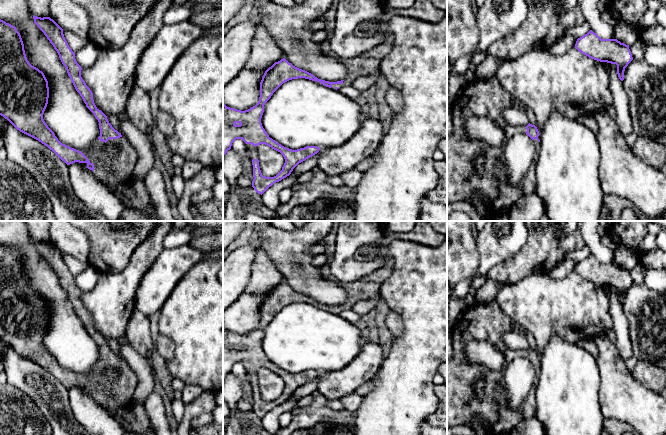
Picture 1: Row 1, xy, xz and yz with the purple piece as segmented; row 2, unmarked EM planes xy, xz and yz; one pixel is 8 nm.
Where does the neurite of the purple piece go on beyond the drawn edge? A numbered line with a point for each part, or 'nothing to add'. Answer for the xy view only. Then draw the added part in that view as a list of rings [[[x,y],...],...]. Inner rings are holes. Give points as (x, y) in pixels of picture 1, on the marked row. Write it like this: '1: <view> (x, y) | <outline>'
1: xy (111, 170) | [[[127,137],[109,139],[106,143],[96,139],[88,150],[81,151],[94,165],[94,175],[112,192],[117,184],[133,177],[138,155],[134,146]],[[112,144],[117,147],[118,153],[108,155],[105,146]]]

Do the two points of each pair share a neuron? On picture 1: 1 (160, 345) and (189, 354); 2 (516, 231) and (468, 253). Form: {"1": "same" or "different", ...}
{"1": "different", "2": "different"}

